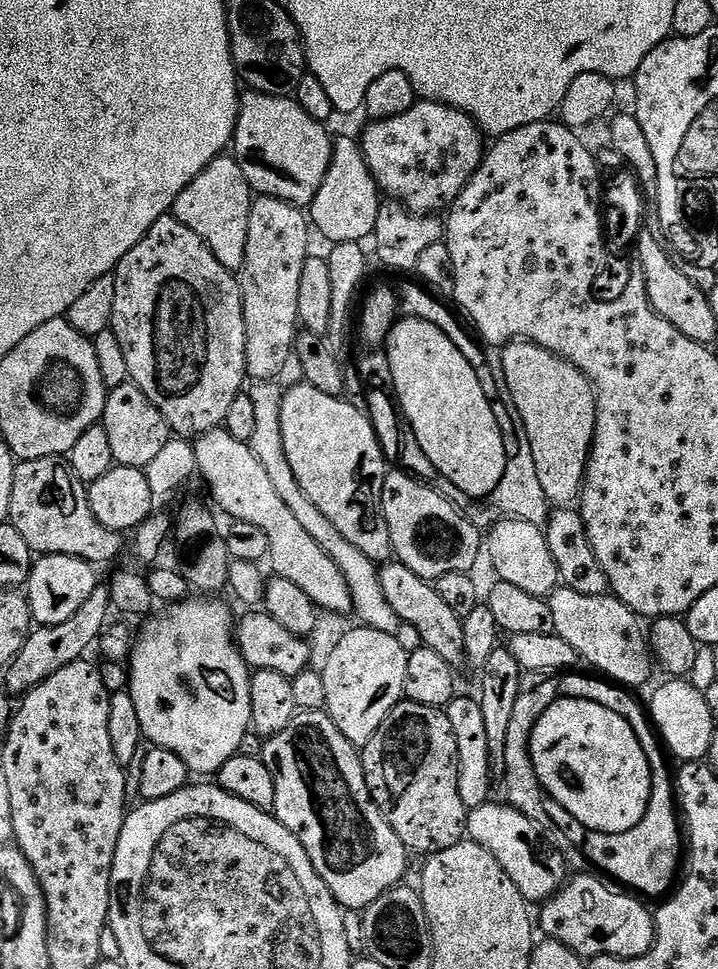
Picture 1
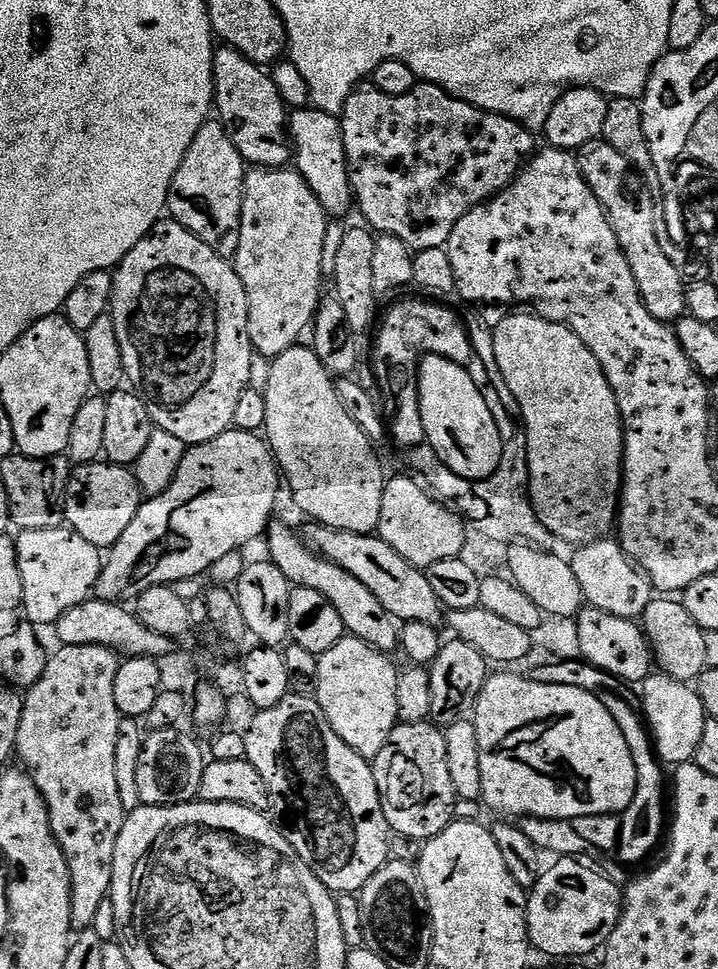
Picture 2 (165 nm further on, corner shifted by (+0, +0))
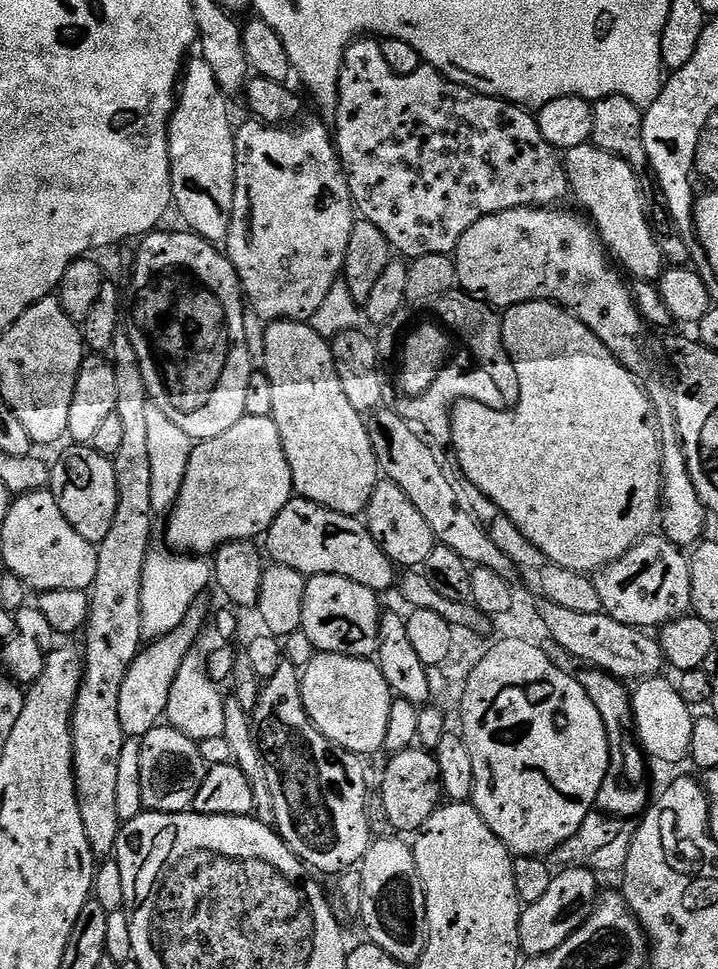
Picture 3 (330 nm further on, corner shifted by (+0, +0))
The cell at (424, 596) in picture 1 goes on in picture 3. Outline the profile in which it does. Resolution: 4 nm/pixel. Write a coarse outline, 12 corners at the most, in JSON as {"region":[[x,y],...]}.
{"region":[[293,498],[271,563],[384,594],[398,568],[363,519]]}

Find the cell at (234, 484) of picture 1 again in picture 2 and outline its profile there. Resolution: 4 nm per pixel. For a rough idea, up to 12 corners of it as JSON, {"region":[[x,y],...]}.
{"region":[[269,524],[267,555],[293,586],[318,590],[344,631],[385,654],[401,625],[342,566],[288,524]]}

